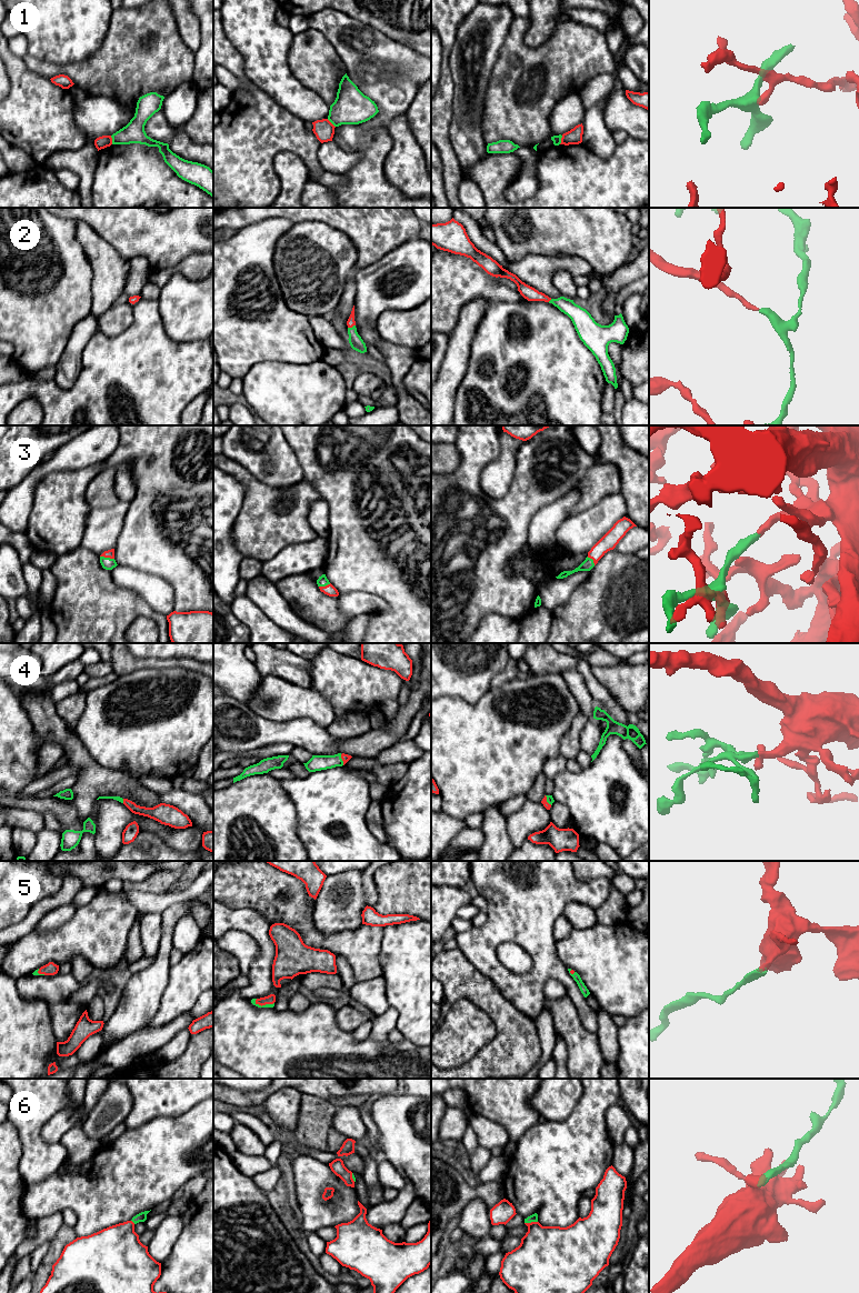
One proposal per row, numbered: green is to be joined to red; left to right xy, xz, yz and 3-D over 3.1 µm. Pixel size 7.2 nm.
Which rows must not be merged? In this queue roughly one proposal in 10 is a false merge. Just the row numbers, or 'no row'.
1

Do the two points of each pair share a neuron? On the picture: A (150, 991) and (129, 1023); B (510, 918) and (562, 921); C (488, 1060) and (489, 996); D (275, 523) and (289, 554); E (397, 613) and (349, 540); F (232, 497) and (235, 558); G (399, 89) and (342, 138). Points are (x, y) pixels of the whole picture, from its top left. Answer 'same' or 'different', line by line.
A: same
B: different
C: same
D: different
E: same
F: same
G: same

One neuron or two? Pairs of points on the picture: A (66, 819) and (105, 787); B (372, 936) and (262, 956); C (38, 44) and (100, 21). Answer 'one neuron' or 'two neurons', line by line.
A: two neurons
B: two neurons
C: one neuron

